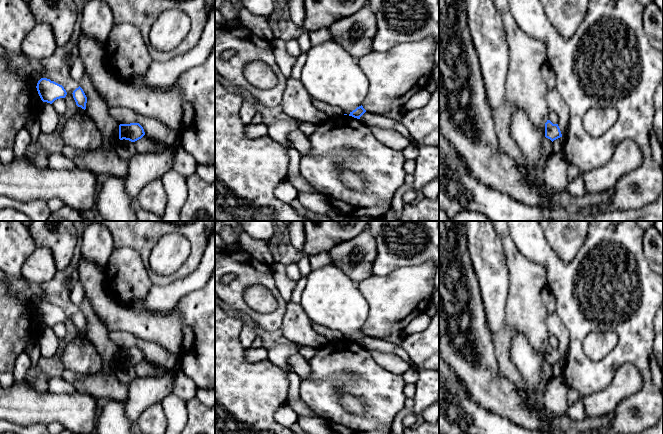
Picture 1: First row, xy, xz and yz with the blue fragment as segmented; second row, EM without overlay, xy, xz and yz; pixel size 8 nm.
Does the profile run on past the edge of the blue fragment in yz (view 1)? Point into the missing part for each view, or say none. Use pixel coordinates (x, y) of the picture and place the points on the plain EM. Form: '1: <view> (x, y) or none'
1: none

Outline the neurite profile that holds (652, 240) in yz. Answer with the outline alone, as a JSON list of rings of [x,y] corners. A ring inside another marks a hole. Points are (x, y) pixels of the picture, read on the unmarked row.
[[[655,226],[644,230],[643,252],[652,271],[663,276],[663,237]]]

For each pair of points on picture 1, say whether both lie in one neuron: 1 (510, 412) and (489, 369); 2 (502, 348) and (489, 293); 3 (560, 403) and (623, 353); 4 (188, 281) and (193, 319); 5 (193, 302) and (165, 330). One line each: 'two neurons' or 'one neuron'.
1: one neuron
2: two neurons
3: two neurons
4: two neurons
5: two neurons

